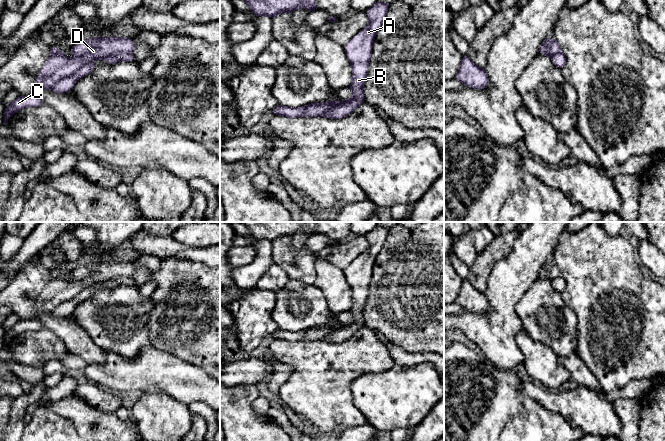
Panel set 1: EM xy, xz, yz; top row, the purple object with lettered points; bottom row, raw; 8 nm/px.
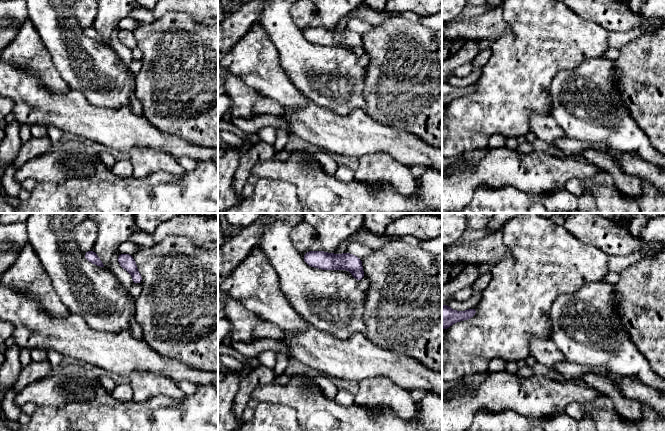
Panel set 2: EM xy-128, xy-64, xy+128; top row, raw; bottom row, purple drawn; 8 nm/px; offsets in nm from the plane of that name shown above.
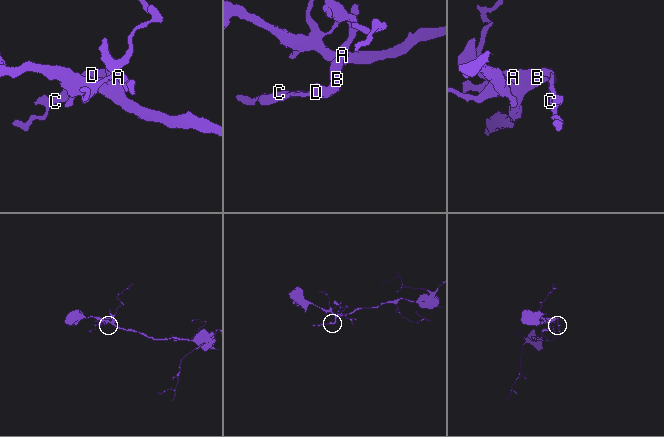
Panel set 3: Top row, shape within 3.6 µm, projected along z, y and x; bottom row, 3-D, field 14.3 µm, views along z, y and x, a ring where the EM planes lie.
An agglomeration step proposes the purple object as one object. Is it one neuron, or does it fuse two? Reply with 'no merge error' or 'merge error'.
merge error

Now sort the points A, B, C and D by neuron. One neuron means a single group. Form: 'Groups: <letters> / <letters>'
Groups: A B D / C

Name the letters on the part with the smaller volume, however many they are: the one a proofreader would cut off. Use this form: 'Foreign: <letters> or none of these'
Foreign: A, B, D

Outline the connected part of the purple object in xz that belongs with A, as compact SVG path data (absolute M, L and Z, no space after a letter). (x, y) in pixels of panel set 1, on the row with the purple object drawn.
M377 1L370 7L366 11L369 19L368 24L344 46L346 56L352 66L352 82L349 86L353 92L351 100L342 100L341 102L330 100L325 103L312 103L298 108L277 105L271 110L271 113L290 118L324 116L335 106L358 101L363 95L363 85L367 77L368 64L372 55L372 44L380 26L383 24L389 5L389 3Z

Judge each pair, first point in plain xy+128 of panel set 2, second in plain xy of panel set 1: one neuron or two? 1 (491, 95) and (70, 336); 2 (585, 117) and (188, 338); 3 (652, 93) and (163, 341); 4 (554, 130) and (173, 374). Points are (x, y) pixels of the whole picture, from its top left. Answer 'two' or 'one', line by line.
1: two
2: two
3: one
4: two

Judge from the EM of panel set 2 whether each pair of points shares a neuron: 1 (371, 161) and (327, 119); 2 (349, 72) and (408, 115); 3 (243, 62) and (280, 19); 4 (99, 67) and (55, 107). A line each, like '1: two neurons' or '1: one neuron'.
1: two neurons
2: two neurons
3: two neurons
4: two neurons

